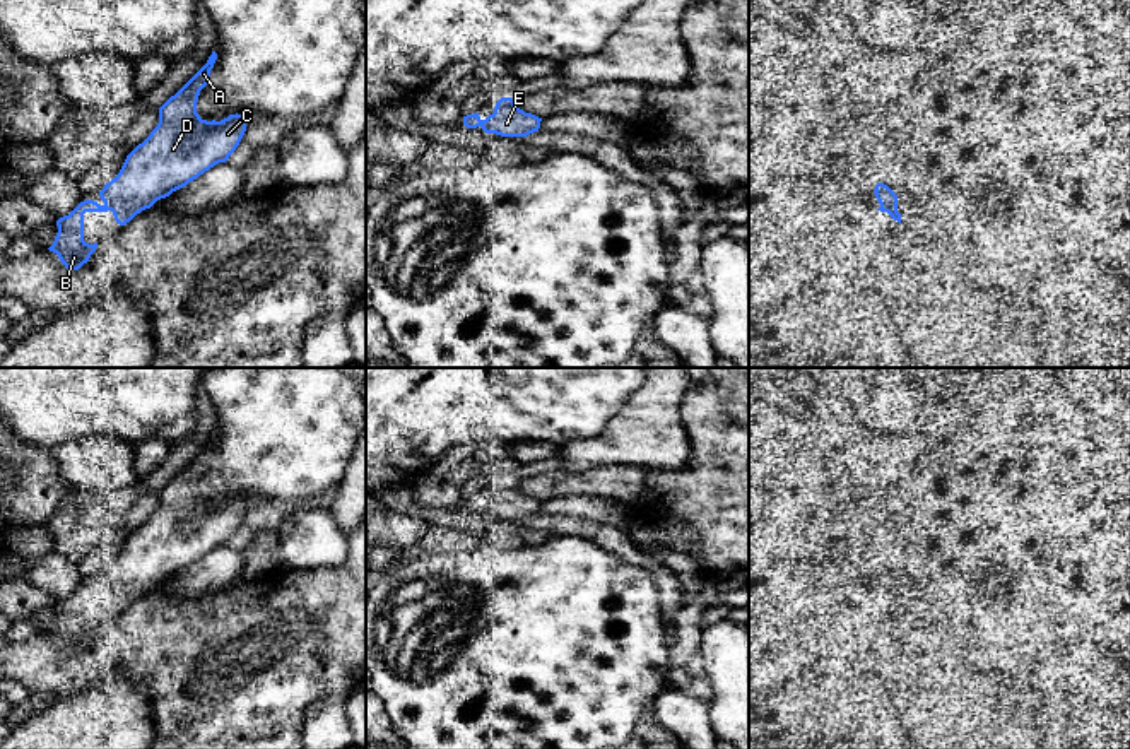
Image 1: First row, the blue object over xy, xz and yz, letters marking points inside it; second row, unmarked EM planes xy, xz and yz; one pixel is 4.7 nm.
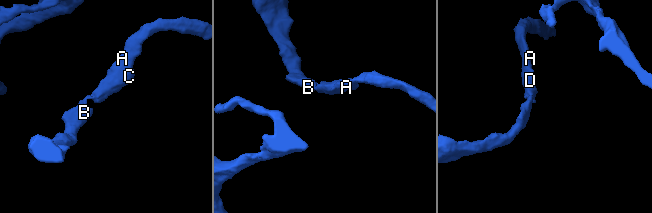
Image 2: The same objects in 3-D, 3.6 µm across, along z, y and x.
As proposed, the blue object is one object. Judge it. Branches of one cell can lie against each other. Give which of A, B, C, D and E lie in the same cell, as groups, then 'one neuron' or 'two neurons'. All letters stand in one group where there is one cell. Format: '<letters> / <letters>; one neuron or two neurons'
A B C D E; one neuron

